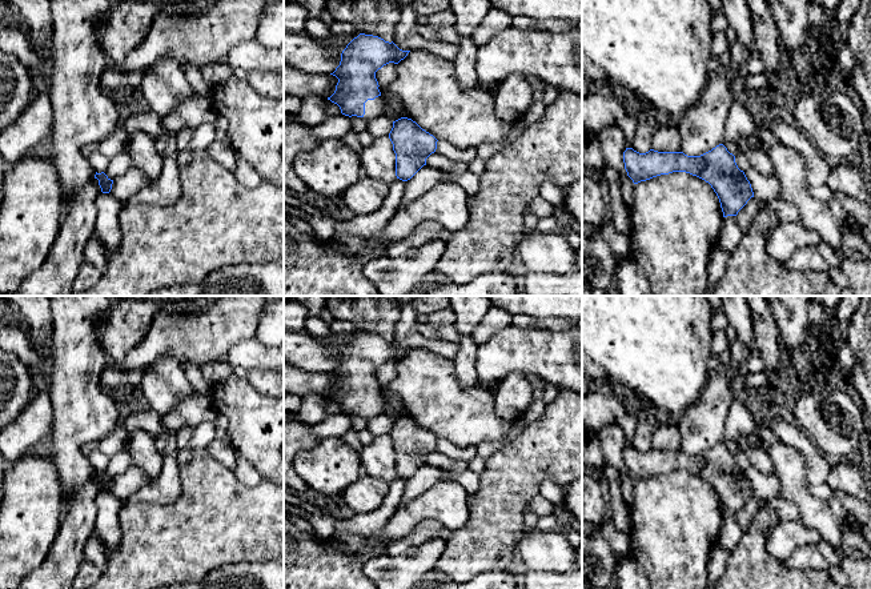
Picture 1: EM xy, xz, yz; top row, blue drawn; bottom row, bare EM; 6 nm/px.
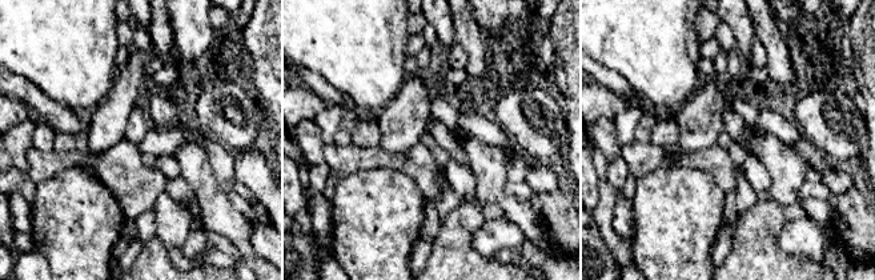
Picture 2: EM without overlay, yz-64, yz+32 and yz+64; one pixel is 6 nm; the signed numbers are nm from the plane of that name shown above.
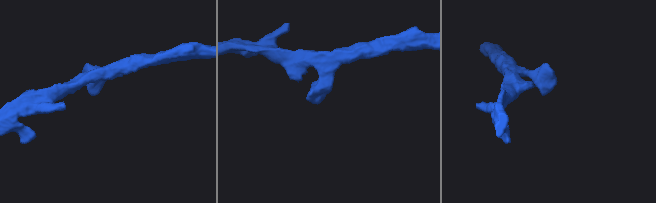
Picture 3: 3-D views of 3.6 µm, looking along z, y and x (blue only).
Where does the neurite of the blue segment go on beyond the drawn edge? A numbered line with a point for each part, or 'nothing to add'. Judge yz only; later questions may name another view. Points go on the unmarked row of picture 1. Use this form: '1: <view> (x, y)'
nothing to add

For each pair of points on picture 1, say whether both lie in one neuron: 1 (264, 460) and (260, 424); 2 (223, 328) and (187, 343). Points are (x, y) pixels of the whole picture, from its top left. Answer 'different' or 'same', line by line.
1: same
2: same

